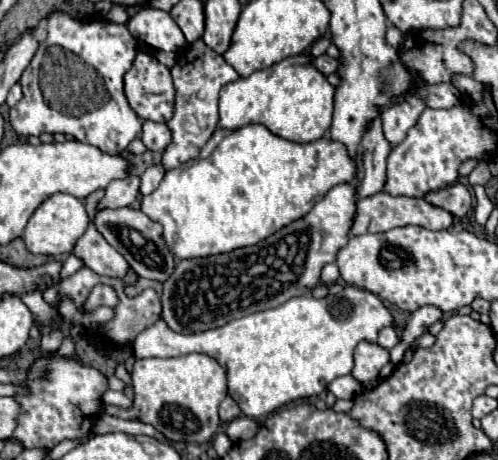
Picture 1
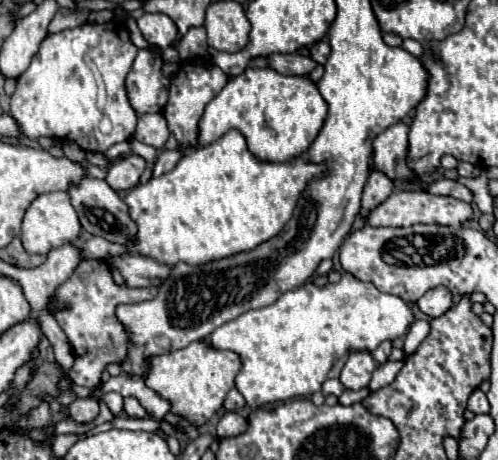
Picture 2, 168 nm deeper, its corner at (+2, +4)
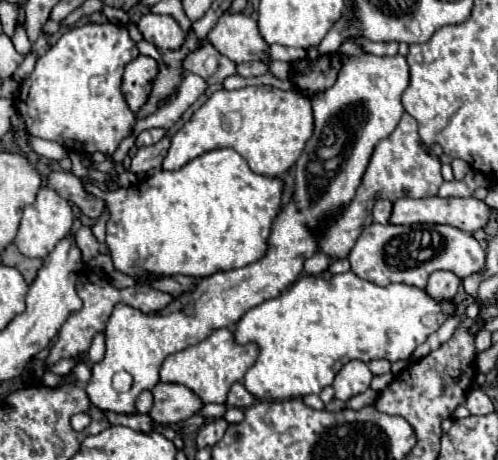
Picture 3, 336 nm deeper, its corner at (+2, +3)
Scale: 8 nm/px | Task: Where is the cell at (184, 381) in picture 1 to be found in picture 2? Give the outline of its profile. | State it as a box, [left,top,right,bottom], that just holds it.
[144,342,240,426]

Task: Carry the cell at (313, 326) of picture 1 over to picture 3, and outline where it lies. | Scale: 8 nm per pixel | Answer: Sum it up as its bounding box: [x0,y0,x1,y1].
[234,271,456,401]

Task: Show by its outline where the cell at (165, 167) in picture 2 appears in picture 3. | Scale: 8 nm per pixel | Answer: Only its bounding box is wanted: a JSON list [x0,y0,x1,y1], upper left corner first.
[162,85,314,177]

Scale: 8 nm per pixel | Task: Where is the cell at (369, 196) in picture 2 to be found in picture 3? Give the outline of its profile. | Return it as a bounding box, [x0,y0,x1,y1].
[374,199,392,223]

